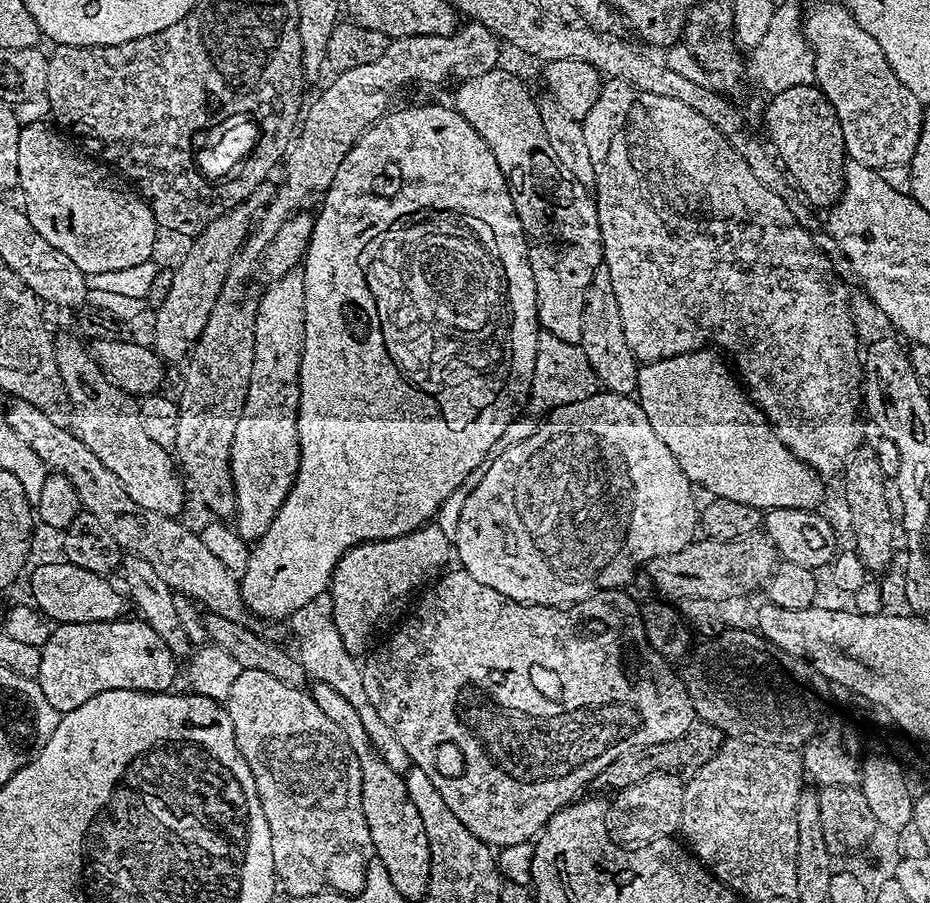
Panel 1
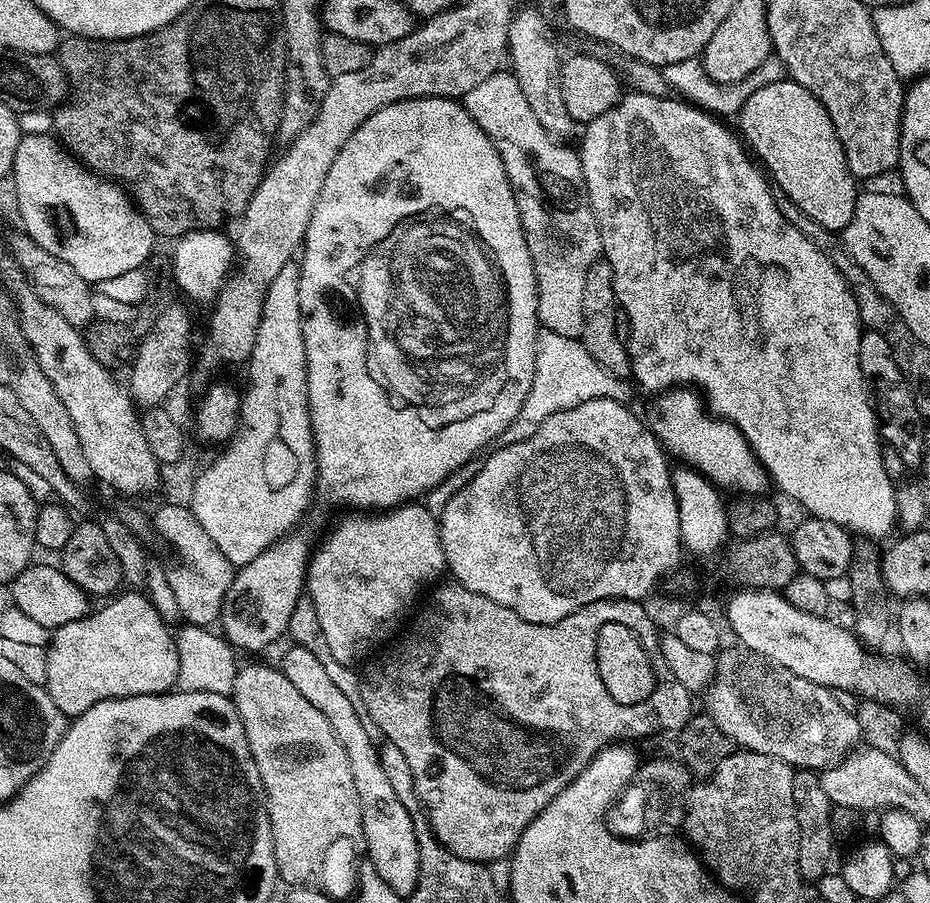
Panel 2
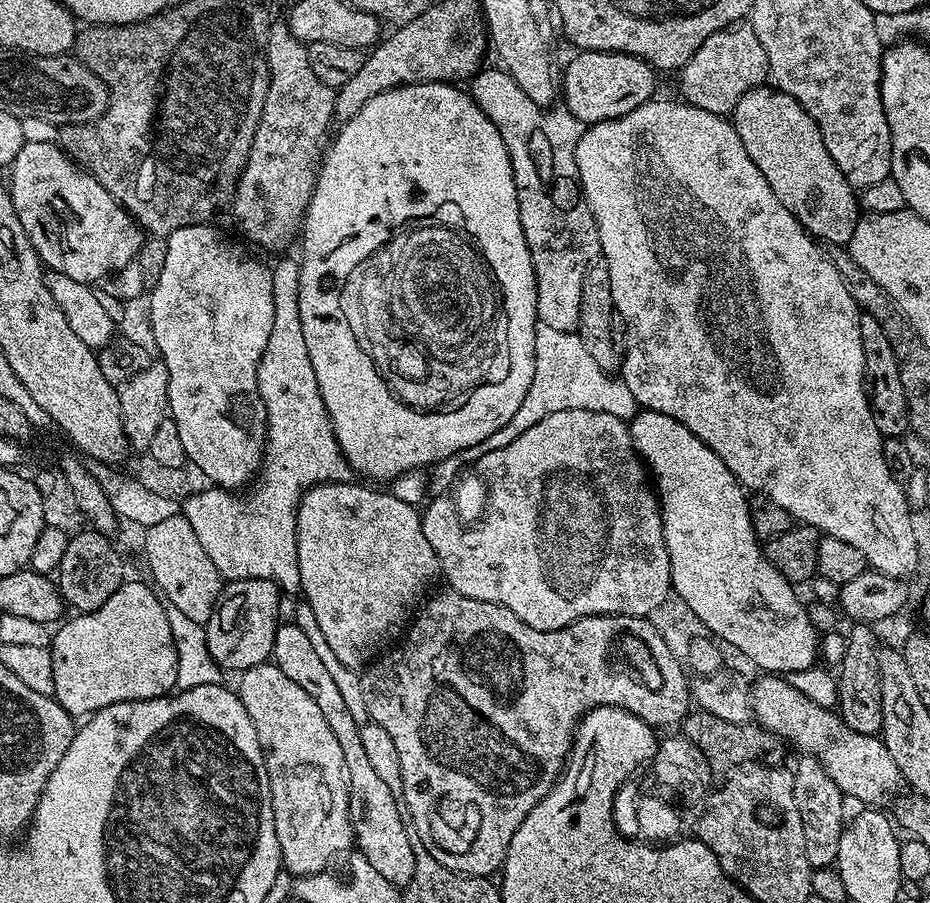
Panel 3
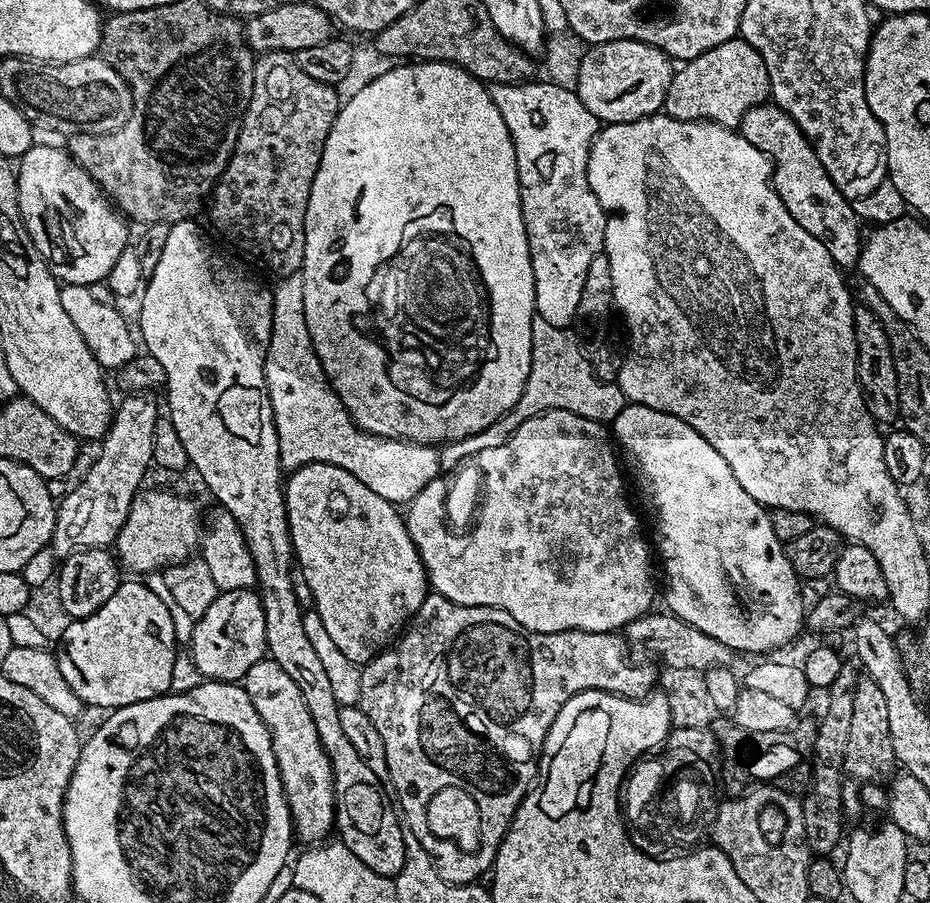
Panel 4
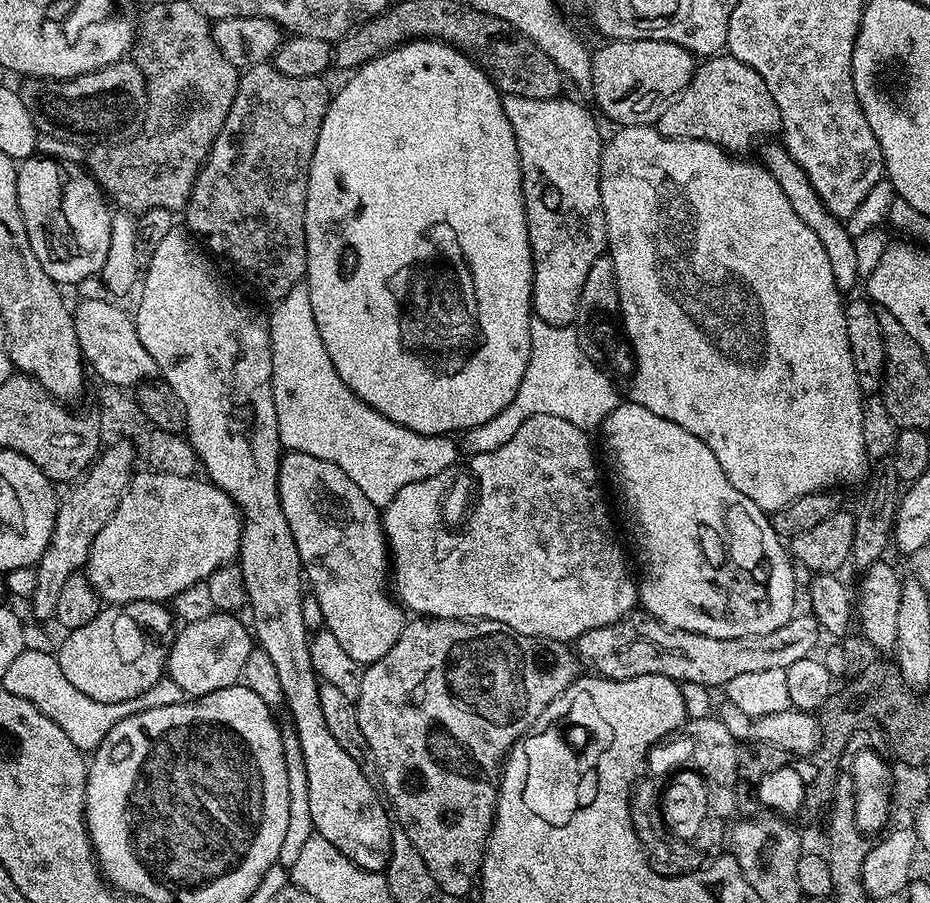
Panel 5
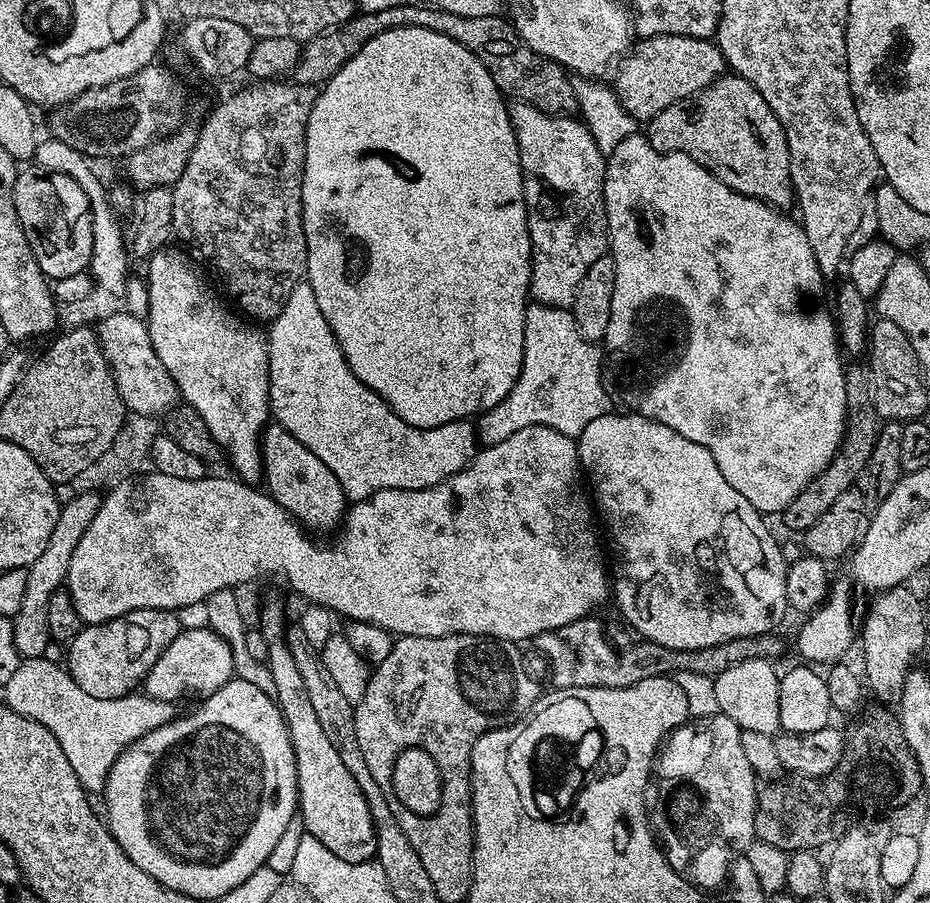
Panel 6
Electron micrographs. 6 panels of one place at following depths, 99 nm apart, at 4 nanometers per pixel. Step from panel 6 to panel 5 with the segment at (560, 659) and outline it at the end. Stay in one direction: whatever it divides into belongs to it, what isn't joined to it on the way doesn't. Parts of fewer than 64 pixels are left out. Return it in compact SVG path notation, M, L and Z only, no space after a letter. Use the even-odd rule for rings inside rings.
M633 610L610 626L602 626L598 630L586 630L574 642L574 652L581 661L589 664L591 671L607 680L629 680L642 674L662 674L666 678L680 684L698 682L698 686L706 686L709 690L723 689L732 678L742 674L759 673L762 670L782 670L784 672L798 662L799 659L811 657L816 651L816 643L822 637L819 621L811 614L793 615L786 626L778 626L778 630L770 630L770 634L746 634L742 638L710 638L706 634L694 634L677 628L667 628L662 622L640 610Z

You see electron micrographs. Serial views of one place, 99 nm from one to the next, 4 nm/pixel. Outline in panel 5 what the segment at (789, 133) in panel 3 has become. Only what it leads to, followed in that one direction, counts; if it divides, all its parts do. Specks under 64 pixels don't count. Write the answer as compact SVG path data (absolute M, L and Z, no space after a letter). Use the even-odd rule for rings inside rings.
M770 142L762 152L761 161L767 171L778 182L778 186L782 189L782 194L785 194L789 199L790 206L794 209L794 214L805 222L810 230L817 235L819 242L826 249L826 258L830 261L830 270L833 271L835 286L841 294L848 294L848 291L855 288L857 282L860 282L856 248L853 242L853 237L849 234L845 223L836 216L830 215L825 210L824 203L817 196L817 192L809 184L805 172L792 156L789 155L787 149L779 143Z

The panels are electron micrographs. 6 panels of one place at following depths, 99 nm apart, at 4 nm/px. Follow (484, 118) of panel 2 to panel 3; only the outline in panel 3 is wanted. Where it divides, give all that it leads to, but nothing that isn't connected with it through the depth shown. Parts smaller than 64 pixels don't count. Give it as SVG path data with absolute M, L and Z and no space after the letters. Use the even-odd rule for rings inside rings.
M481 67L472 77L470 95L482 114L498 126L510 154L522 234L536 275L536 318L554 330L576 332L580 327L582 278L586 266L601 255L598 226L584 202L576 165L576 147L585 125L563 106L534 102L503 67L488 67Z

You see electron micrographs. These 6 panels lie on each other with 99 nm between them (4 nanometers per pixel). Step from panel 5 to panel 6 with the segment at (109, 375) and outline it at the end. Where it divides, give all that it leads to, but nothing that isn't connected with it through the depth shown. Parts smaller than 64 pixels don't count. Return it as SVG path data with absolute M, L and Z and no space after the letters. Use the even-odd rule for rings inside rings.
M126 310L119 311L110 313L98 324L100 345L116 379L118 394L129 413L163 417L164 413L175 408L178 403L174 378L170 378L166 366L162 366L162 358L154 354L154 342L150 342L147 323Z

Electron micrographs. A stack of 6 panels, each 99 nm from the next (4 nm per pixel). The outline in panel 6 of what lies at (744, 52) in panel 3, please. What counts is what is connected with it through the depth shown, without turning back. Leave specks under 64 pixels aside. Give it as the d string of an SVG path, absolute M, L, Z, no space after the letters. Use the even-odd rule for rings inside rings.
M725 74L701 92L666 106L646 124L650 146L659 152L681 152L698 162L718 182L738 194L763 200L773 208L793 207L790 150L782 122L766 106L766 98L746 78Z

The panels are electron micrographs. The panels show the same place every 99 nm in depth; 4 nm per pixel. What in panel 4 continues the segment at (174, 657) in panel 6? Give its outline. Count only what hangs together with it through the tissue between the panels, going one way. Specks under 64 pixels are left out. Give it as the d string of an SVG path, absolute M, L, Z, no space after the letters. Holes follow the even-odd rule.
M252 588L220 592L214 598L214 602L210 602L210 610L206 610L204 617L192 625L190 655L194 666L200 671L204 680L243 681L246 670L250 670L250 666L254 666L254 662L265 659L267 650L266 614L260 605L259 591Z

